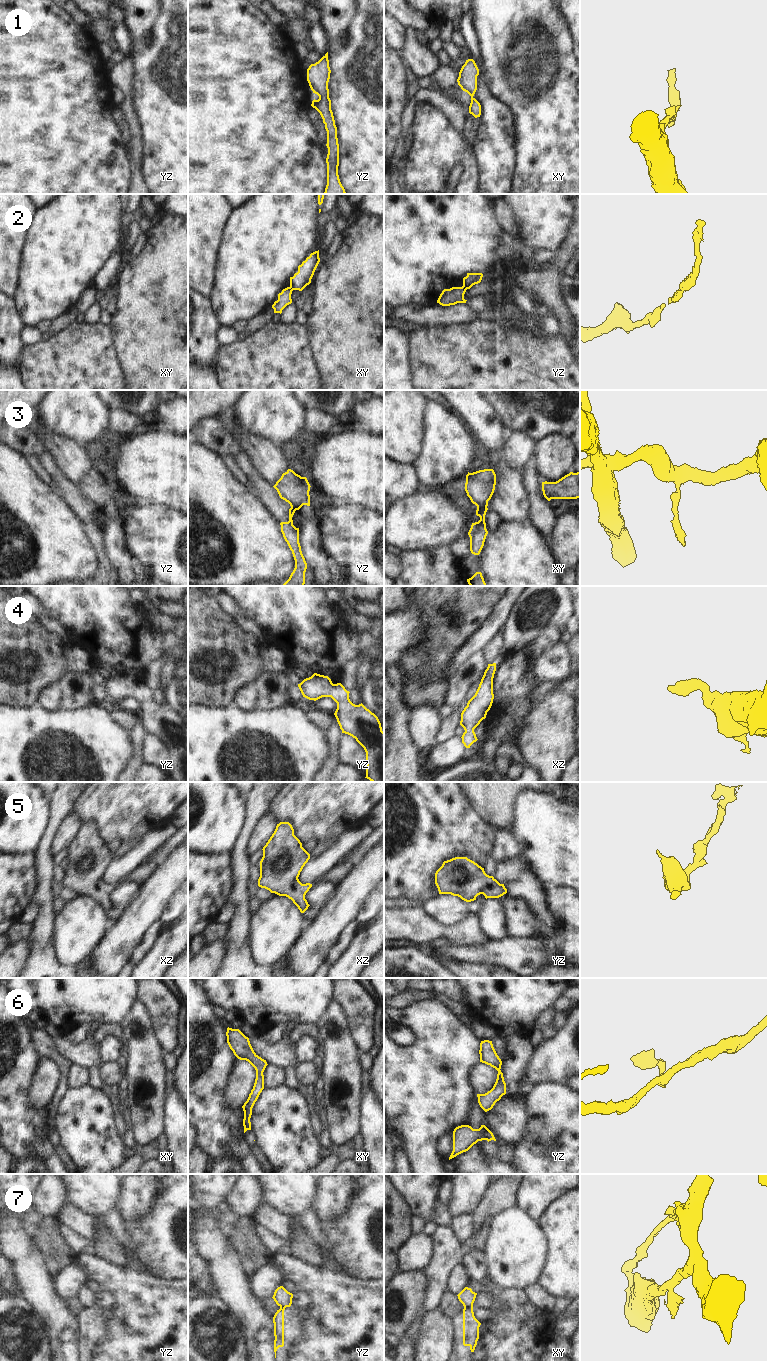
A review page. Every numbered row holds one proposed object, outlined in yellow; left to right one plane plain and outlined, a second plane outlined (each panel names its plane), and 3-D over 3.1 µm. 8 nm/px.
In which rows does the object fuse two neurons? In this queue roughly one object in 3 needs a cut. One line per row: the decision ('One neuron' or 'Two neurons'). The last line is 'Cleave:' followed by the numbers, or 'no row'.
1: One neuron
2: Two neurons
3: Two neurons
4: One neuron
5: One neuron
6: One neuron
7: Two neurons
Cleave: 2, 3, 7.

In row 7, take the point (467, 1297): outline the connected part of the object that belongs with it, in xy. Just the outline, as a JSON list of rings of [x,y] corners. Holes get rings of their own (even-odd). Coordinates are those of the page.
[[[465,1287],[457,1296],[464,1308],[472,1308],[477,1293],[473,1292],[471,1288]]]

